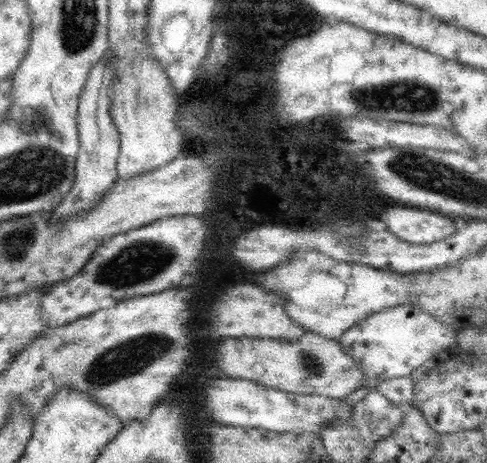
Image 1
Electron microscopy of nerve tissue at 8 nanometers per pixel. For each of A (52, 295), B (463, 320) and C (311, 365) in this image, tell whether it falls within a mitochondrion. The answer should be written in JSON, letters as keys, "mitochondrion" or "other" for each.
{"A":"other","B":"other","C":"mitochondrion"}

